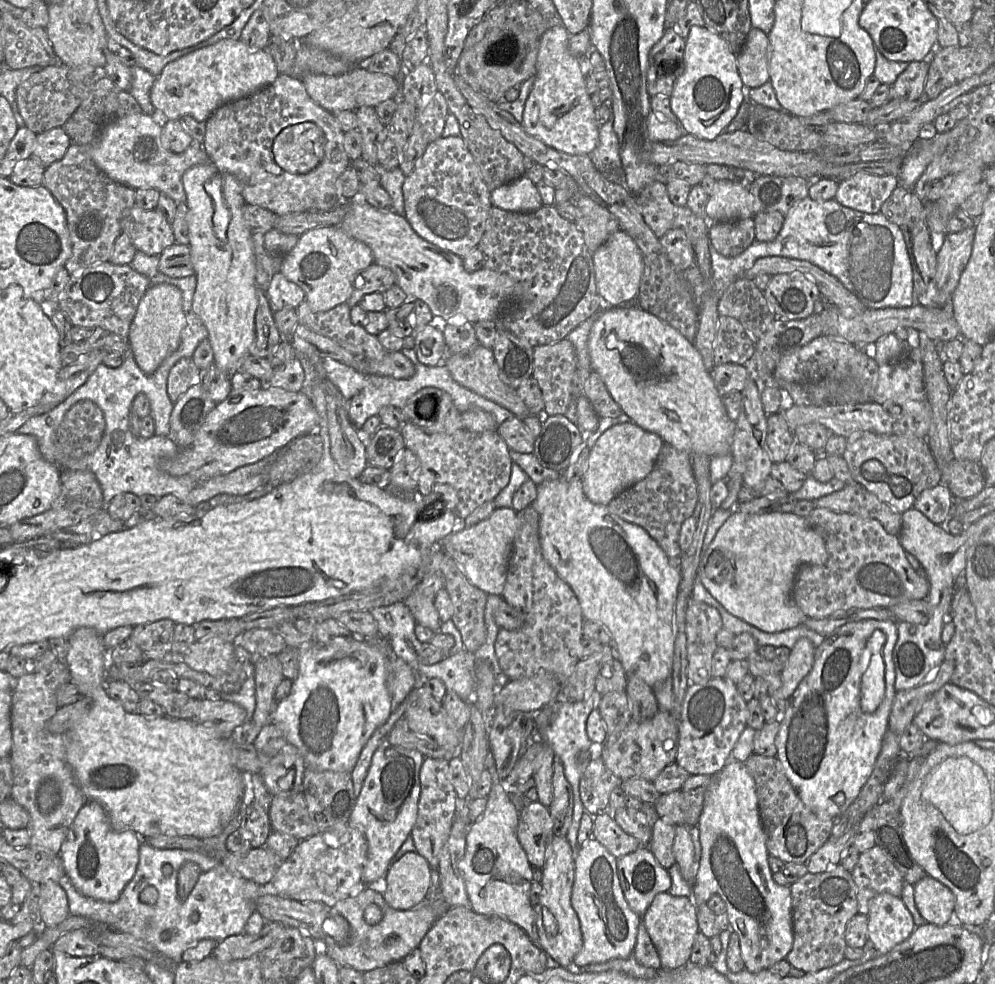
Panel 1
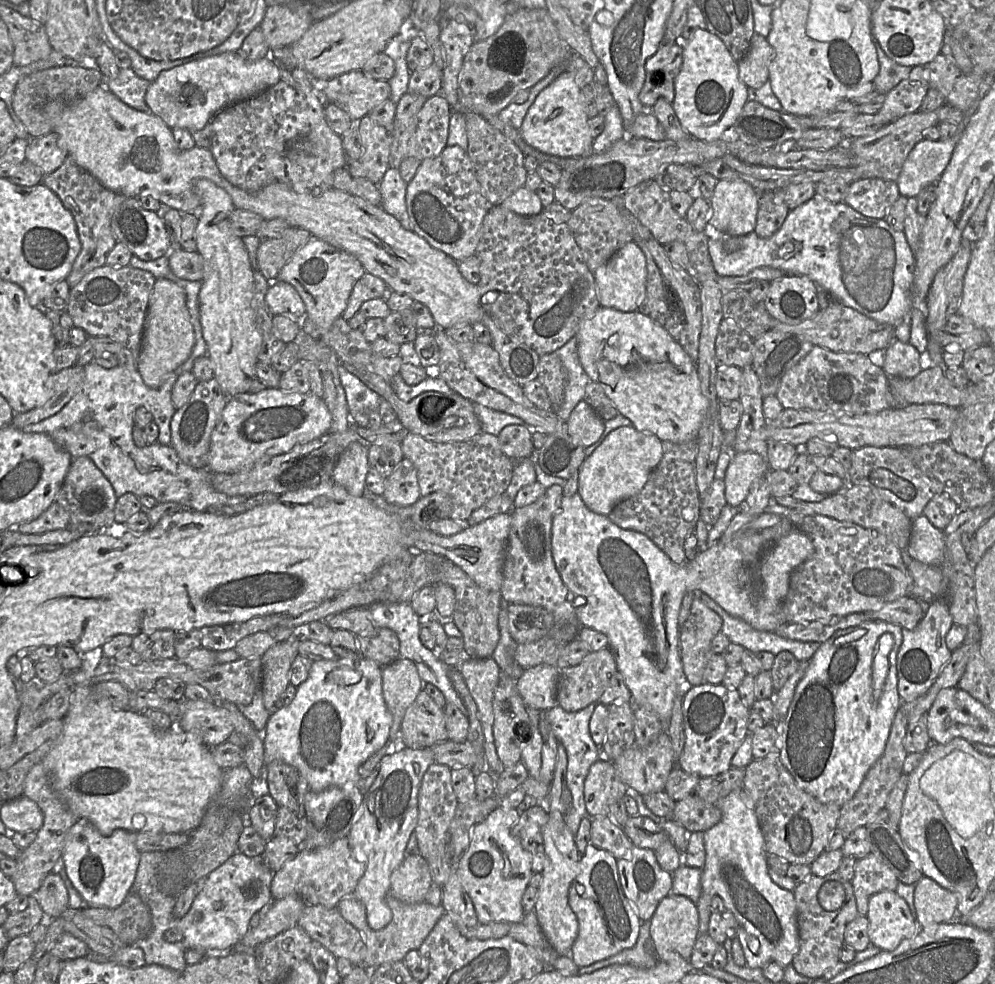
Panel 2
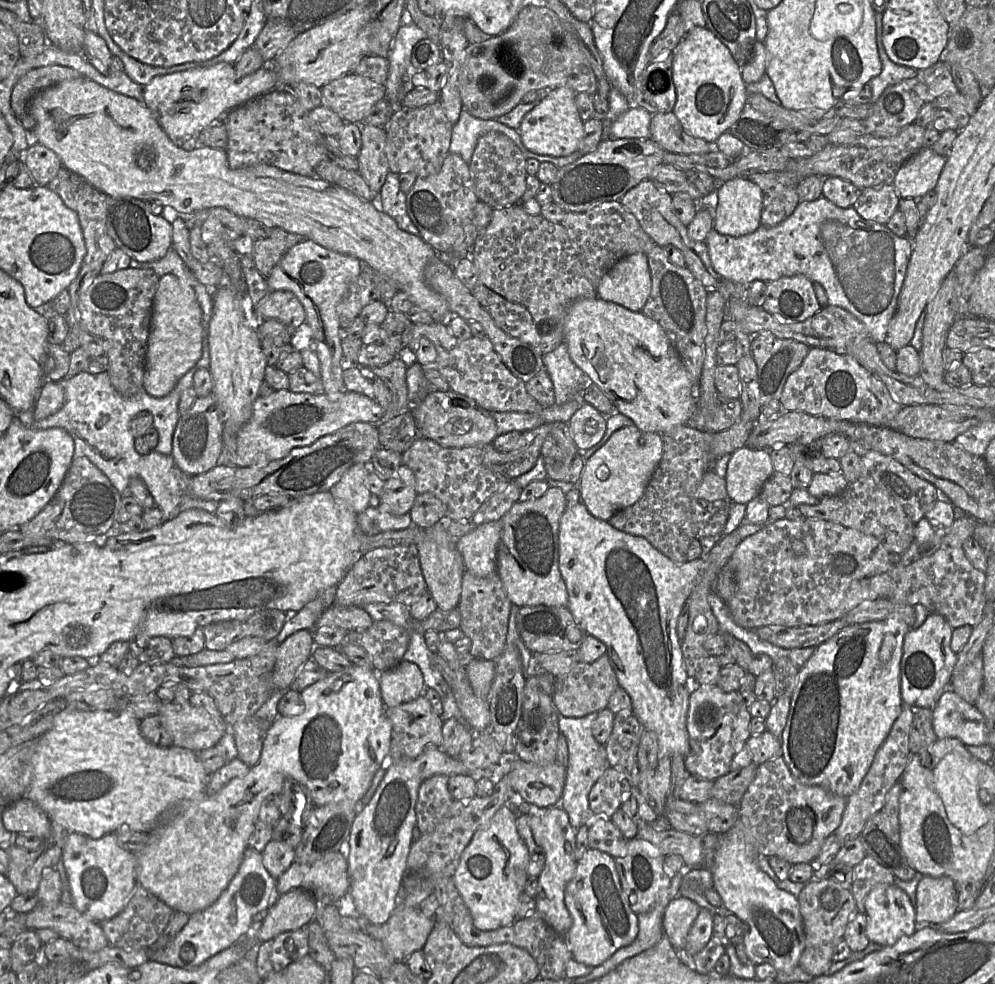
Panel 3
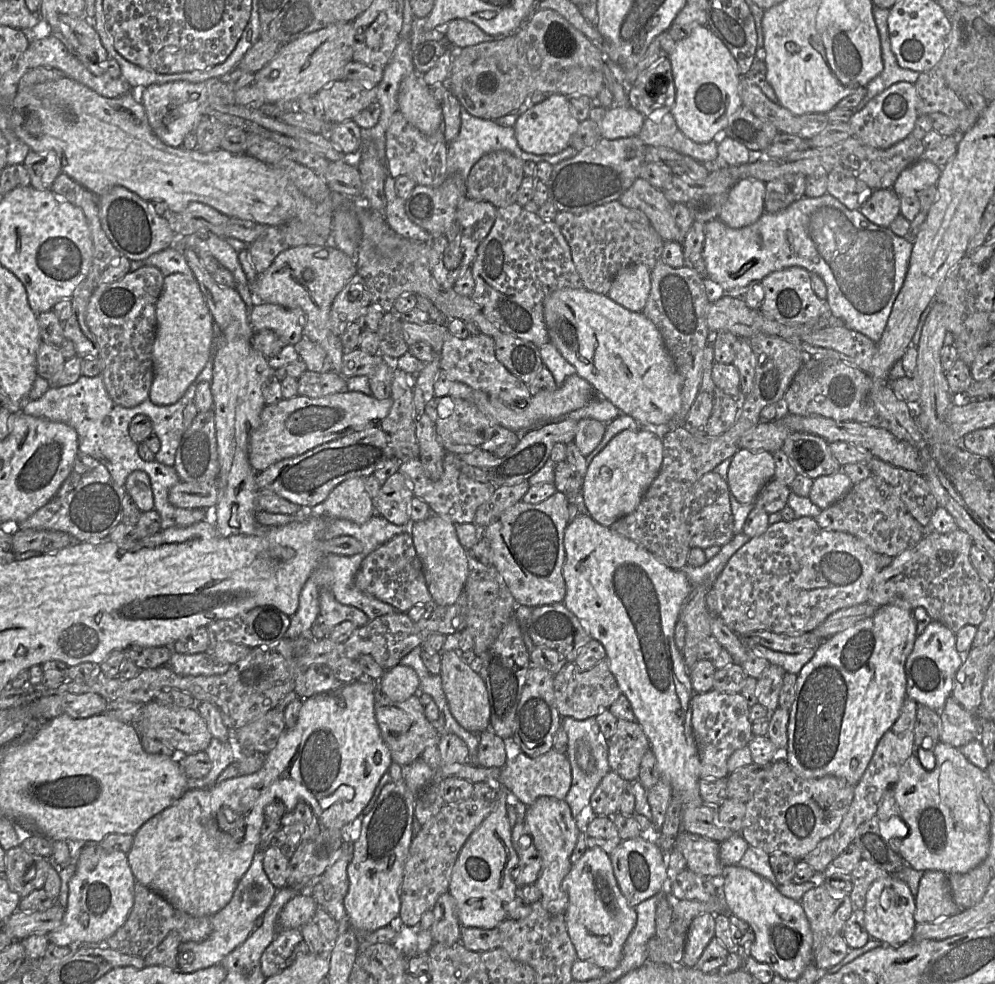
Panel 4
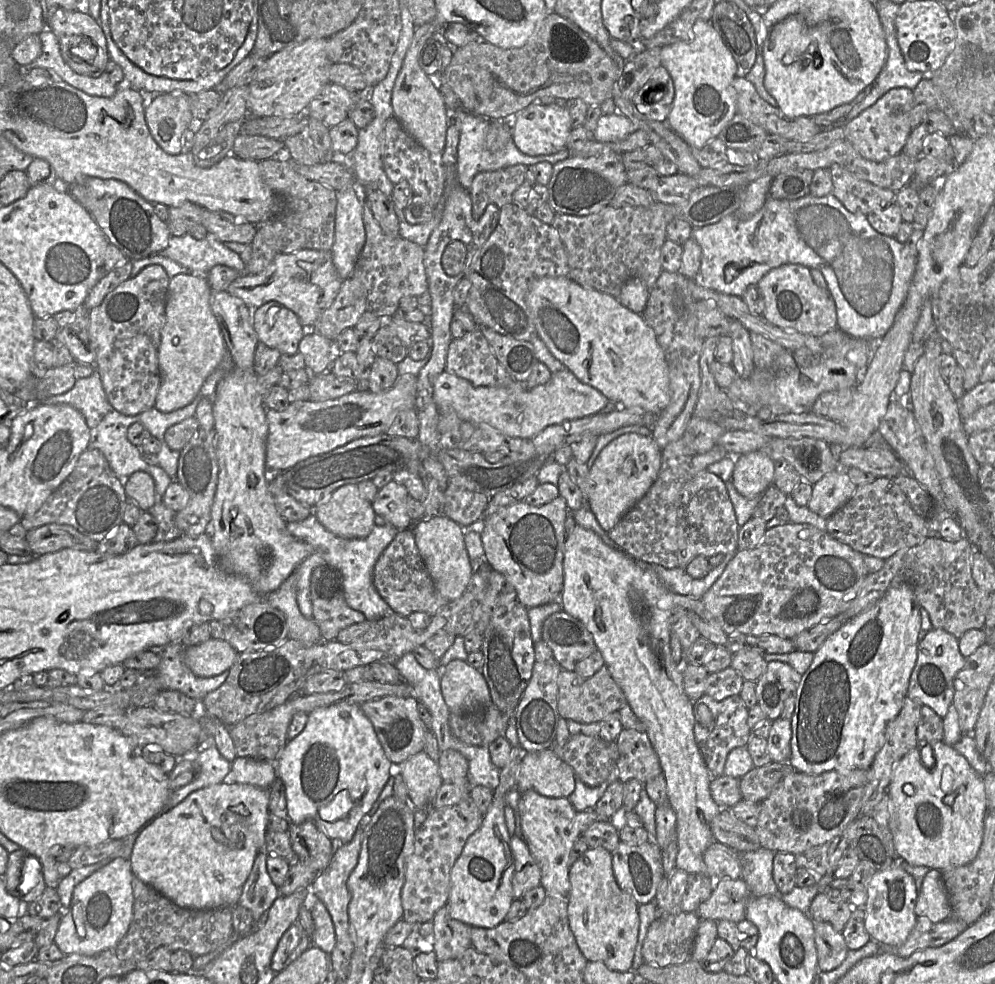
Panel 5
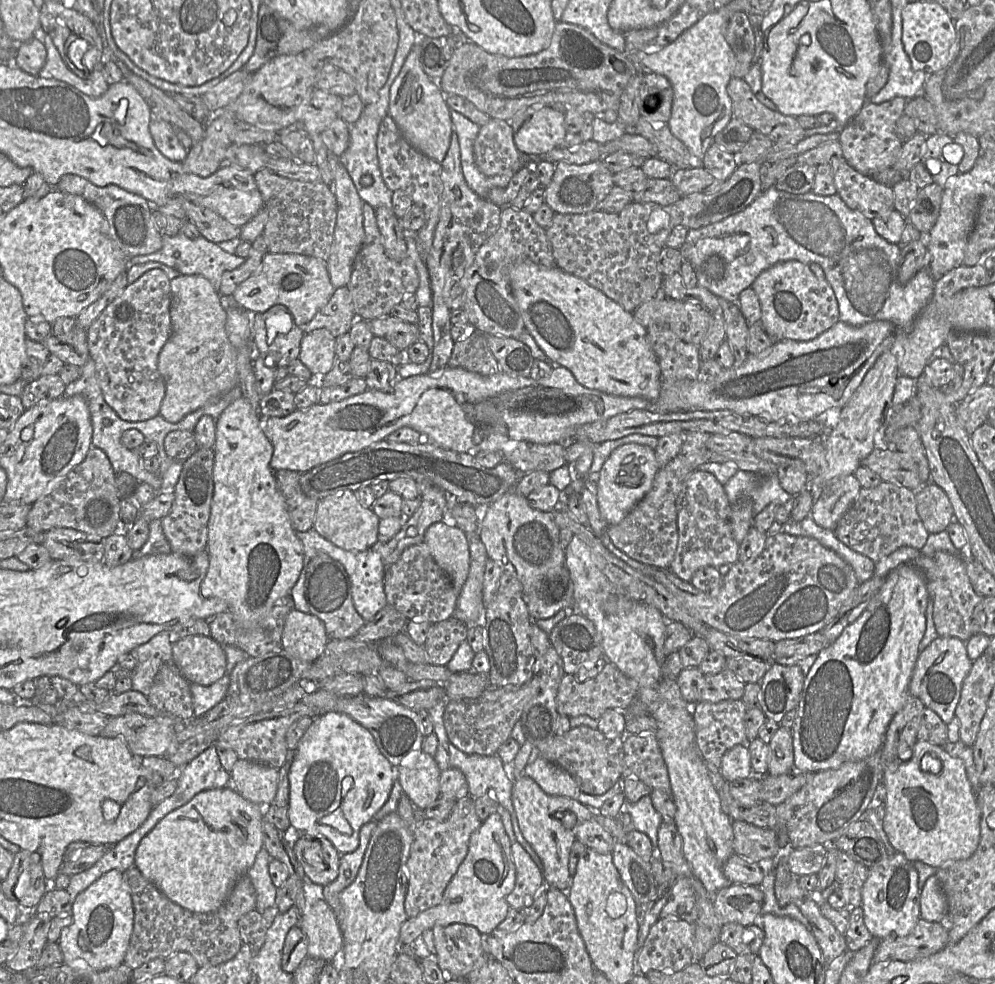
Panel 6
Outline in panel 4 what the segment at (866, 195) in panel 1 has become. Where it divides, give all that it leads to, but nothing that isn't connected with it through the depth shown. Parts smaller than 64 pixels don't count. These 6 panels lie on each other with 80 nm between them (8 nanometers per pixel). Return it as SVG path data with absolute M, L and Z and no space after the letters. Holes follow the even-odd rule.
M876 189L859 211L870 222L888 228L900 214L900 197L892 189Z

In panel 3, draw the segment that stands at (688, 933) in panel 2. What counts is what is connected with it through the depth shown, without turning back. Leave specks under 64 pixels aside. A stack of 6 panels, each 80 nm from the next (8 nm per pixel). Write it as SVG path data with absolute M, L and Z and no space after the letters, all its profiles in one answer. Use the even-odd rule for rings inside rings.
M683 896L675 897L665 908L663 931L675 950L685 948L688 932L700 910L697 903Z

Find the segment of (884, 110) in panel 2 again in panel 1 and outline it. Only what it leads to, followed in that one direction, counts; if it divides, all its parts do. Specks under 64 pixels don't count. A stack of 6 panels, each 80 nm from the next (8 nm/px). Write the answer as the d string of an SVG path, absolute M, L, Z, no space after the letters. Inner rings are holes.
M912 61L891 87L891 98L919 100L924 93L929 61Z

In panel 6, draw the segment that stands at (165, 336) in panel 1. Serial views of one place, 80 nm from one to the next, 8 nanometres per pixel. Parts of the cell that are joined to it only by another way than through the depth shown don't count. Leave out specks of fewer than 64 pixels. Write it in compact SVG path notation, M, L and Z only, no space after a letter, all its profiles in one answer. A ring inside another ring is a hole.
M179 275L170 281L171 334L158 355L157 369L165 382L165 396L159 414L168 422L177 423L187 414L206 405L238 386L237 350L226 332L227 312L219 293L201 275Z

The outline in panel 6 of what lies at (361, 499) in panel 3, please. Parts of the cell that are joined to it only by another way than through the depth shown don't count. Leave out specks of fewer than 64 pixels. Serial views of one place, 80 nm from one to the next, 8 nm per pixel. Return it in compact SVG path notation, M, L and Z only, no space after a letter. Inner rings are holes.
M345 490L318 502L313 528L336 546L350 551L364 551L379 540L380 518L364 507L355 492Z

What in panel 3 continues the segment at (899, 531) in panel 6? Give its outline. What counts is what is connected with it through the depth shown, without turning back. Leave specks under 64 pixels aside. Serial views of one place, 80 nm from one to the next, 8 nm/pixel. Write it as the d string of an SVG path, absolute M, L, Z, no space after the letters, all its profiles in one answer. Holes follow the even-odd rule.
M859 479L849 484L841 493L821 499L817 505L800 504L797 508L804 517L834 522L872 536L891 554L902 555L914 542L915 524L909 519L903 508L887 492L878 488L872 479Z

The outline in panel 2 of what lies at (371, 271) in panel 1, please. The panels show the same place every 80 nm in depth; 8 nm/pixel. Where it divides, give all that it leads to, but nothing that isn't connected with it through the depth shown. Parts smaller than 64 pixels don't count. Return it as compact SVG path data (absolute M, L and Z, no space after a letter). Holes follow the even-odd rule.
M369 272L365 274L355 283L352 294L349 298L347 307L342 317L349 321L358 311L361 305L371 299L384 297L389 287L383 279Z

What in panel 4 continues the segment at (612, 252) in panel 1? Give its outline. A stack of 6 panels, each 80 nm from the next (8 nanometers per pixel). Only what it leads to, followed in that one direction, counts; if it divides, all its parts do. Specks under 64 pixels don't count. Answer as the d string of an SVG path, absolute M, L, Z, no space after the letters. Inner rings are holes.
M633 264L617 273L607 296L630 311L641 312L650 290L651 270L644 264Z

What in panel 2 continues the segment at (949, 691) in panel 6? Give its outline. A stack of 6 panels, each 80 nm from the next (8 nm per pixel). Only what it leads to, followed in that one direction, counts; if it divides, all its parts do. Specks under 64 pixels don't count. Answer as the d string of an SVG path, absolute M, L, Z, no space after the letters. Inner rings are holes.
M941 599L927 605L927 611L916 628L902 628L903 640L897 654L897 688L902 702L913 701L925 694L951 659L952 651L947 648L945 638L953 624L948 603Z

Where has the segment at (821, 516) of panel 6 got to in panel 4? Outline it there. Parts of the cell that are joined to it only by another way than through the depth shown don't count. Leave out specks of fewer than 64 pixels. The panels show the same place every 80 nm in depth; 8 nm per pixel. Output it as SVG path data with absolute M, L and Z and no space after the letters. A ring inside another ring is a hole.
M841 470L833 475L814 479L809 498L813 504L823 510L840 500L852 486L850 478Z

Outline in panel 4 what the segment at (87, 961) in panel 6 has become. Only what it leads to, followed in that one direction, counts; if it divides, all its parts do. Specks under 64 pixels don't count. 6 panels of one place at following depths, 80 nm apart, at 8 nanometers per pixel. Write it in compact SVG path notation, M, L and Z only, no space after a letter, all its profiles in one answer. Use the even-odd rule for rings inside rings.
M99 843L85 844L70 880L63 923L47 934L50 943L71 948L86 944L103 945L126 922L134 905L136 881L127 853L105 850Z

